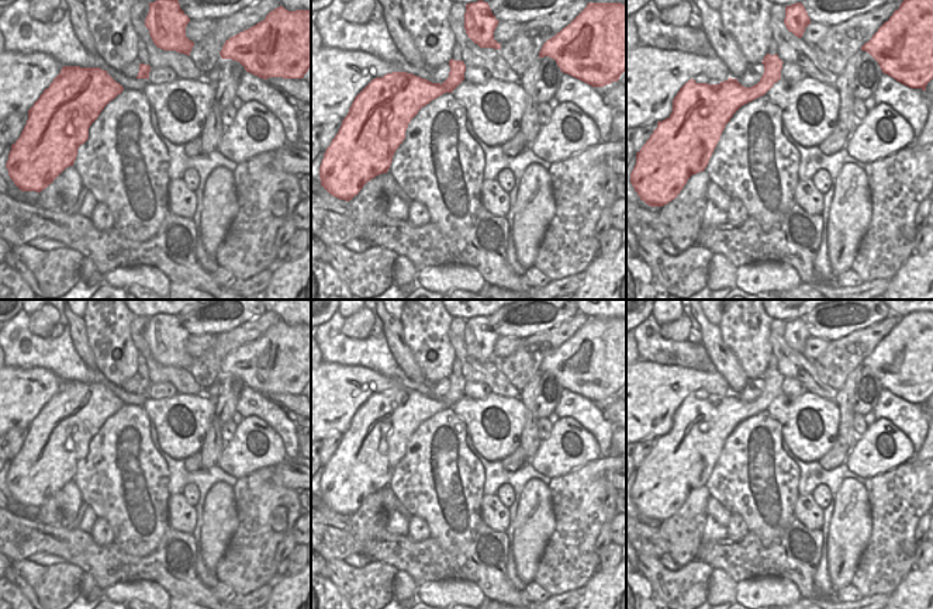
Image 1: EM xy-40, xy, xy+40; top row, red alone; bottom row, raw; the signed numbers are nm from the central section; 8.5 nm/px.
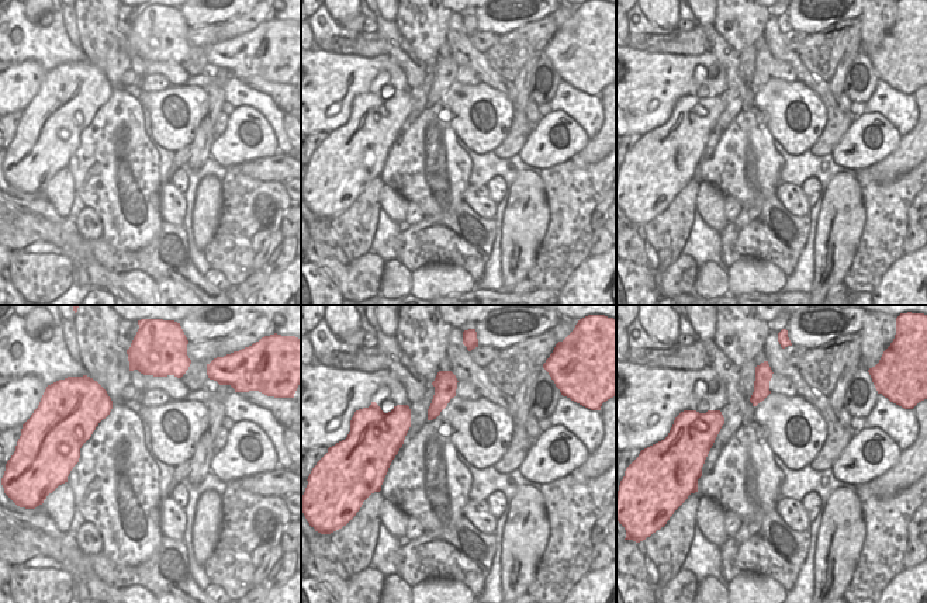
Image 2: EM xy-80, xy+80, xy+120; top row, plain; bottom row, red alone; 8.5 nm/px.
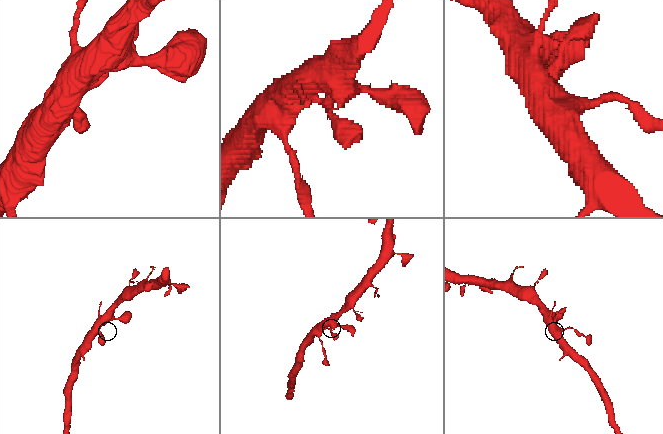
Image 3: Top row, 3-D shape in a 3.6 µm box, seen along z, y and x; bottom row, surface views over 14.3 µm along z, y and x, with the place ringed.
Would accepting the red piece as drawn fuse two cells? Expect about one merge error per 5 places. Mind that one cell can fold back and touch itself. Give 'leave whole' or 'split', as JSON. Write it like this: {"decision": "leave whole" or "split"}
{"decision": "leave whole"}

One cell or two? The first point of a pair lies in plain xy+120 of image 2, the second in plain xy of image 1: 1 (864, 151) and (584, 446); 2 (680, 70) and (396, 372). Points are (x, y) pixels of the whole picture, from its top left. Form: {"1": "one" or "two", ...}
{"1": "one", "2": "two"}

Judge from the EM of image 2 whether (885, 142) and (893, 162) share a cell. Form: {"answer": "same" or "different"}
{"answer": "different"}

